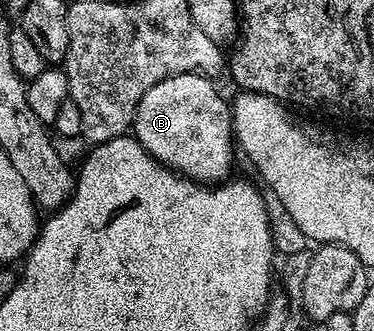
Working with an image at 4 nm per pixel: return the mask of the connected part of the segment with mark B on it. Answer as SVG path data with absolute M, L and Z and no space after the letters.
M182 73L174 77L166 77L166 81L158 81L138 101L136 116L132 122L131 134L148 152L162 165L172 171L178 171L185 179L195 179L205 185L216 185L227 180L232 171L232 147L234 151L234 136L232 134L232 113L229 100L220 96L213 80L207 75Z

